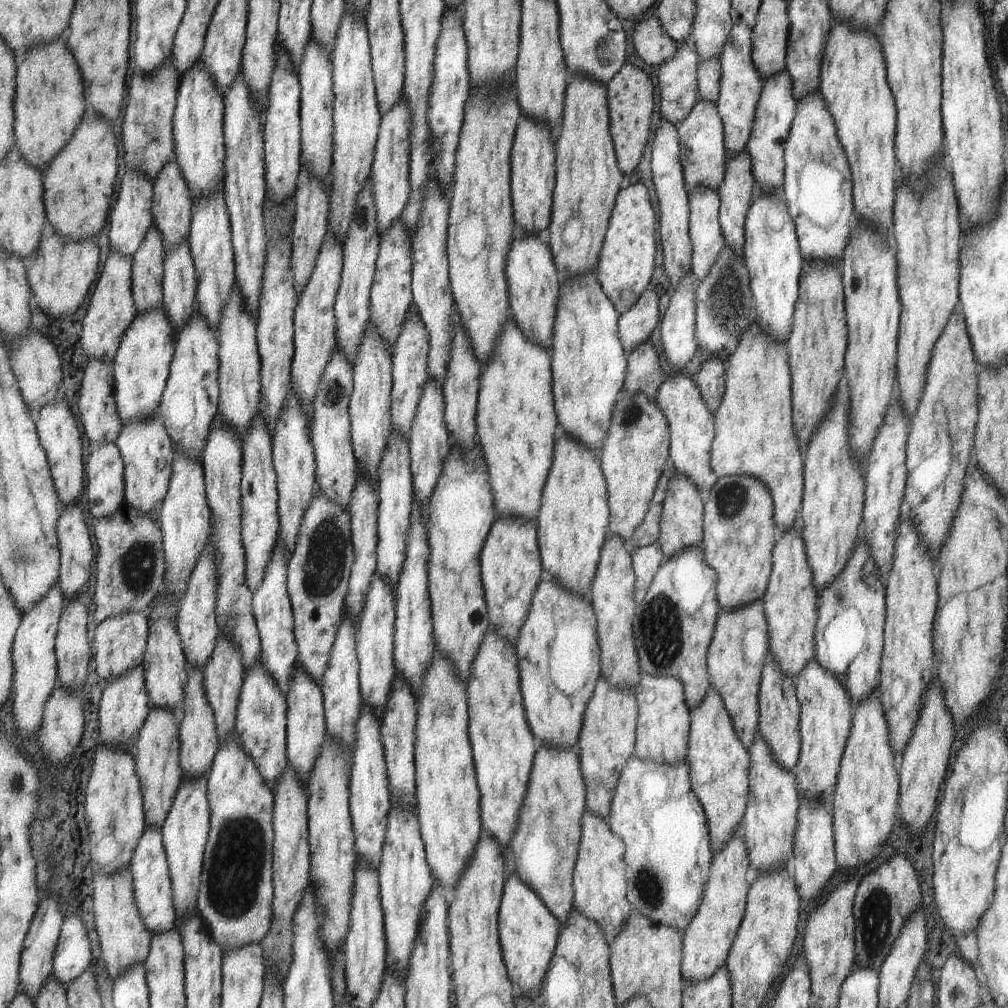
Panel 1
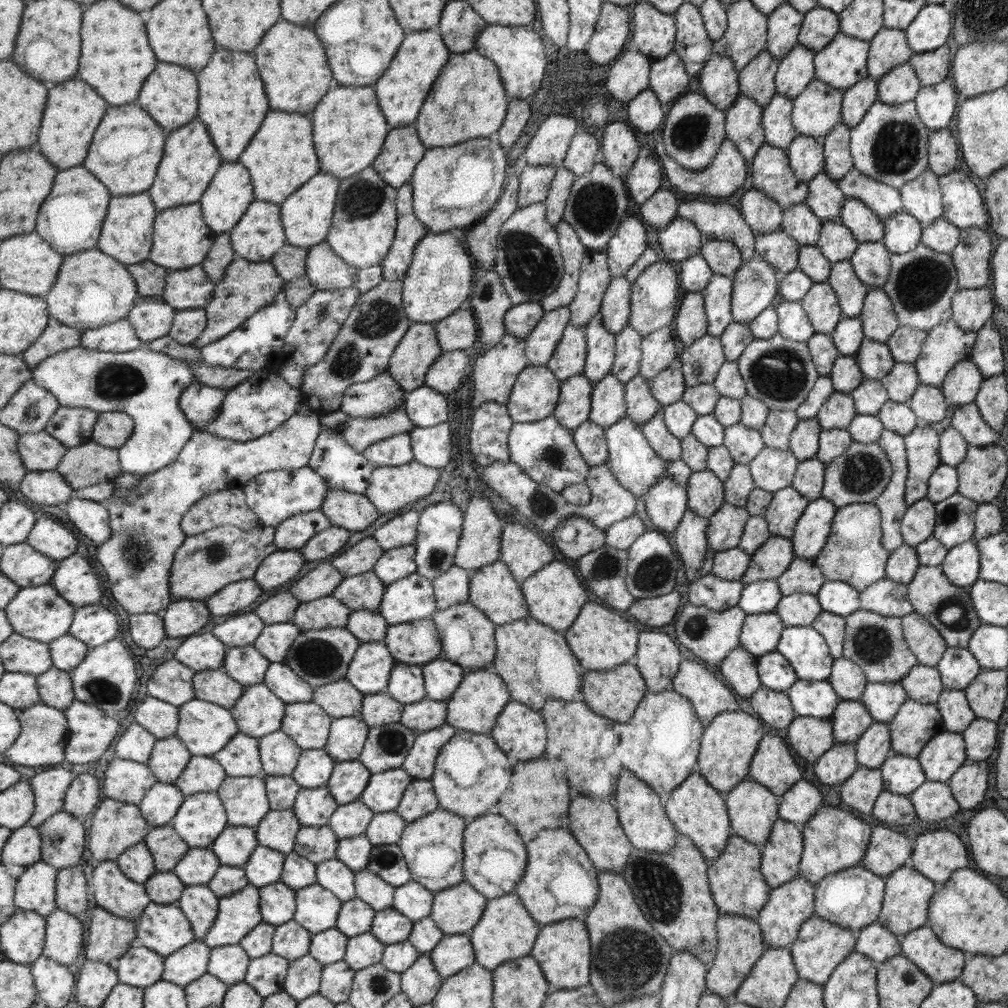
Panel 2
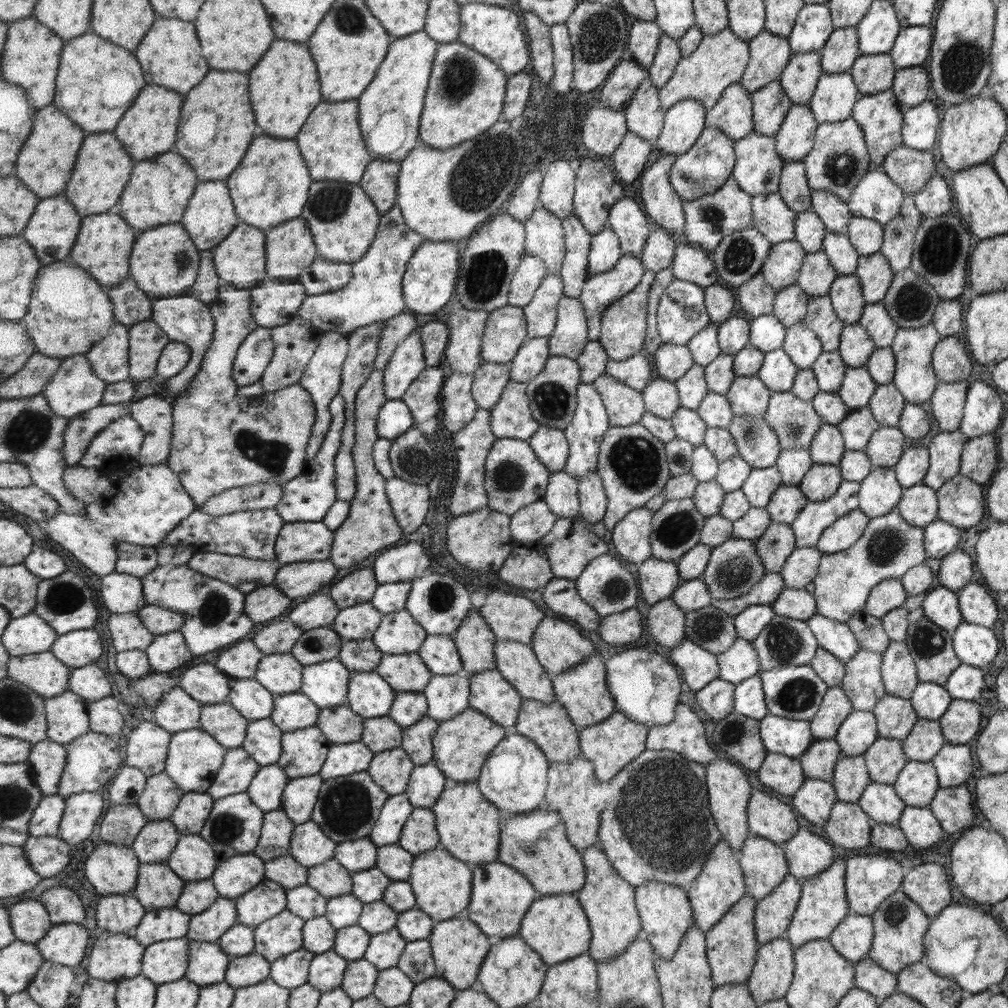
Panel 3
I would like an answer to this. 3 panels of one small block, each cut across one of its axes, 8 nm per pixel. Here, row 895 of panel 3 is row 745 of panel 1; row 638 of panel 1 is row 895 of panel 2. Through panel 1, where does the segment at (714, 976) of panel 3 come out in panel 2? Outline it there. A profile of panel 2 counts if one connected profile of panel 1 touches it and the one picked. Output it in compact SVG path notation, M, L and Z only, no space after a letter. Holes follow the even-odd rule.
M735 834L726 842L724 852L710 863L708 879L711 898L718 908L719 914L736 914L737 916L756 919L758 917L757 913L767 902L767 895L771 889L760 873L760 854L757 851L757 846Z

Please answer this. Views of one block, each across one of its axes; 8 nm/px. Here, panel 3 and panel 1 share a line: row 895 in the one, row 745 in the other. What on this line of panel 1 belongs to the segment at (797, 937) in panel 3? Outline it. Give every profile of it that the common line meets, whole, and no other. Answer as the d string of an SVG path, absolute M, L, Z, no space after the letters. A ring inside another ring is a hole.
M815 657L794 678L795 696L799 705L797 728L799 731L799 754L793 770L793 780L801 798L831 801L837 778L837 771L847 737L850 733L852 704L845 688L823 670Z

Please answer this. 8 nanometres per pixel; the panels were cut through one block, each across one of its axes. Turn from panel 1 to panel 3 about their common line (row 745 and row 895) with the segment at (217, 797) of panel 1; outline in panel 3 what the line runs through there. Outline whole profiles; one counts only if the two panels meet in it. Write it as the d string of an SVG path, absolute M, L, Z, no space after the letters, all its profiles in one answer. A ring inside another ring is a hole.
M249 853L219 861L212 879L220 896L237 900L261 884L266 874L266 861Z

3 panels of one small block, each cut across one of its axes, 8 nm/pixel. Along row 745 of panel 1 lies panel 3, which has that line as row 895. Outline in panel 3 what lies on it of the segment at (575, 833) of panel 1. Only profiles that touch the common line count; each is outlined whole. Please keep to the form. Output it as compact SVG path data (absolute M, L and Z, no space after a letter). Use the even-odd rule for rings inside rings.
M557 824L555 834L551 836L553 842L543 840L541 846L527 844L527 842L515 842L515 838L507 836L505 831L501 833L501 854L499 860L521 871L536 886L542 896L563 893L577 893L585 886L586 866L584 855L568 839L566 824Z

